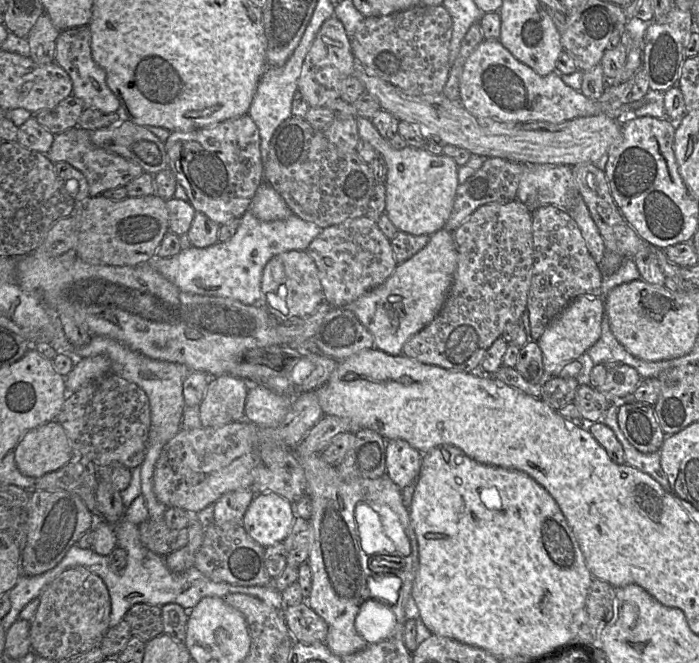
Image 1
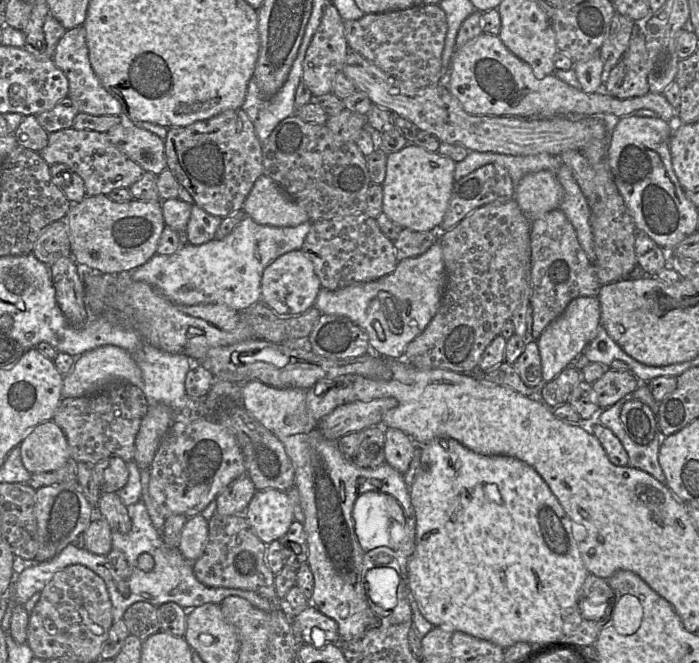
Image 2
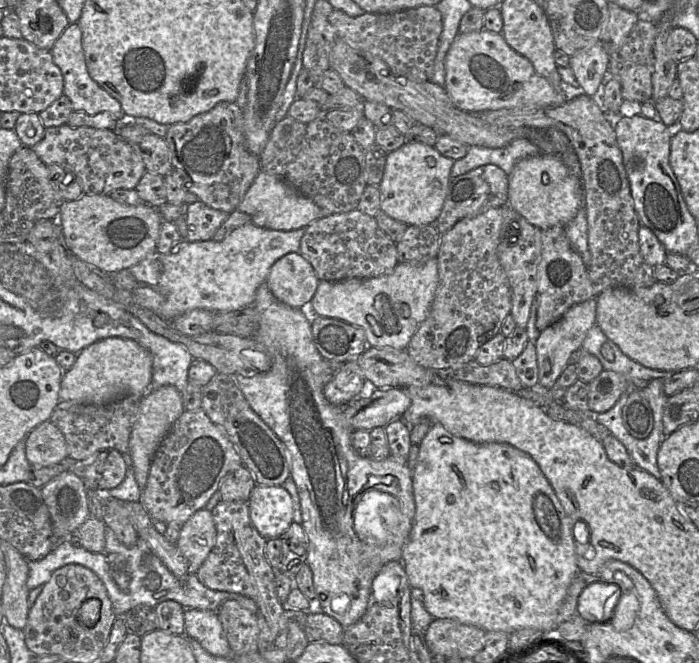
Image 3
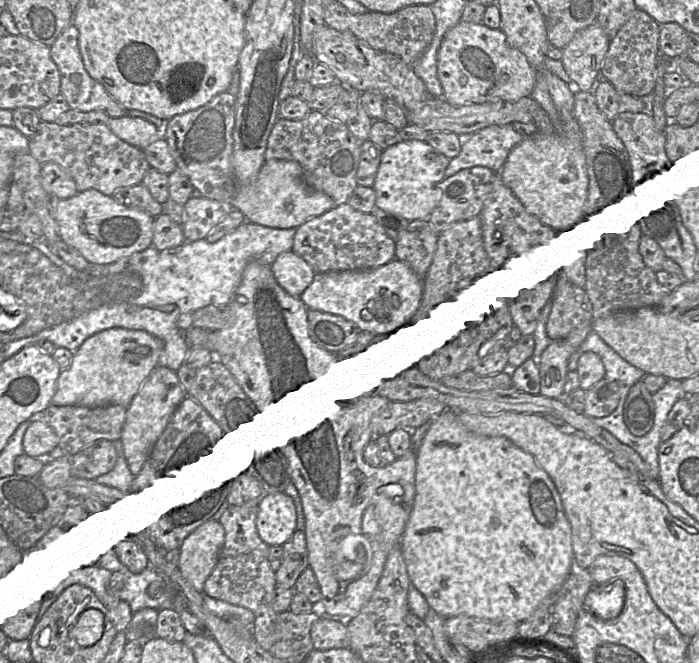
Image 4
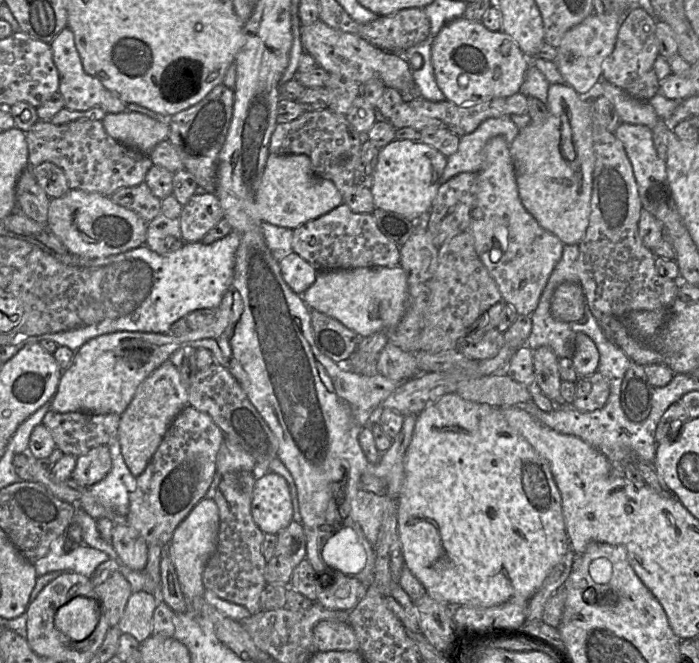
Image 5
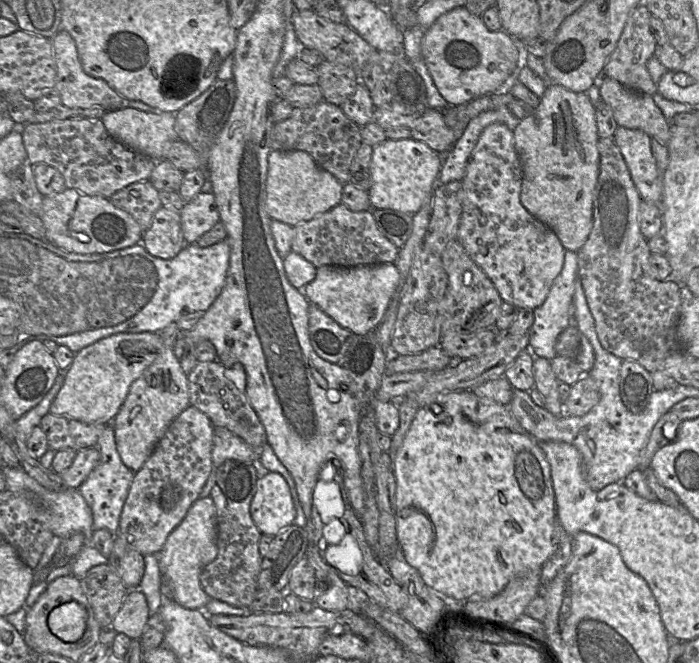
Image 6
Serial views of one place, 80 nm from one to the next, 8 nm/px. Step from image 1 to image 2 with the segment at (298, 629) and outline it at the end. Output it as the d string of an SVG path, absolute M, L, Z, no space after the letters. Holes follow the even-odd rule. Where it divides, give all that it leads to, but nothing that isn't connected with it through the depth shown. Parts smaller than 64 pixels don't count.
M306 606L300 612L290 613L293 614L292 627L299 629L305 644L313 645L312 629L314 627L324 632L326 643L339 641L337 623L320 613L315 607Z

